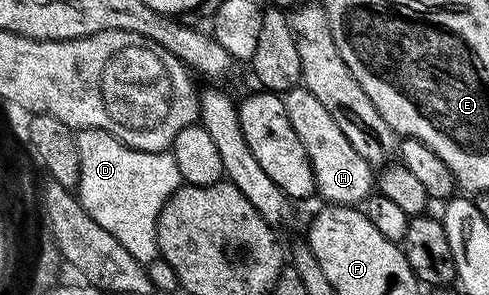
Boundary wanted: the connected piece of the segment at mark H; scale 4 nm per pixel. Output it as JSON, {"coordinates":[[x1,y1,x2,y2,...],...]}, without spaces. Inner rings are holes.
{"coordinates":[[305,86,285,93,282,101,288,122,292,122,292,130,296,130,300,142,304,142,304,150,314,171,317,195,322,195,326,204,361,205,371,195,376,184,376,172,372,165,360,158,360,154,356,154,356,149,348,143,348,138,344,138,340,126,336,126,332,114,328,114,328,110,316,99,316,94,309,92]]}

